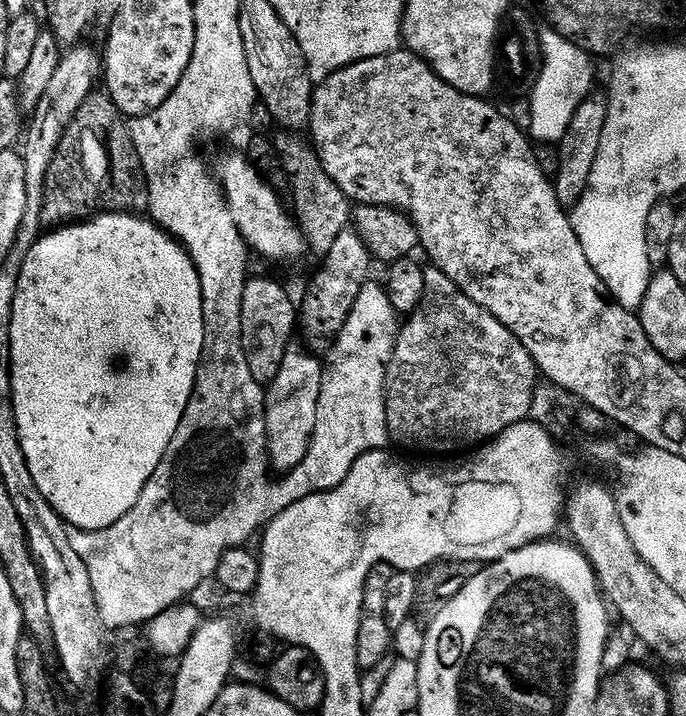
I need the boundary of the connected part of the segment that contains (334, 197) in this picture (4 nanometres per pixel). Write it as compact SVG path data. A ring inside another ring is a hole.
M280 130L274 146L280 156L292 198L292 214L308 242L309 251L324 258L351 223L352 204L326 174L315 150L297 131ZM303 136L303 138L302 138Z

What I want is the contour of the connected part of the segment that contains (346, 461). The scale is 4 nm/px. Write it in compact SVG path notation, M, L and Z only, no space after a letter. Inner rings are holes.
M372 281L362 286L354 306L347 316L347 321L335 337L334 346L324 358L323 376L316 410L316 426L309 442L304 461L293 472L277 479L275 488L284 492L284 504L280 512L293 506L294 502L309 495L326 492L336 488L353 468L354 462L367 451L379 445L378 438L387 433L385 422L385 378L387 366L396 345L396 336L400 331L399 314L393 307L386 288L379 281Z

